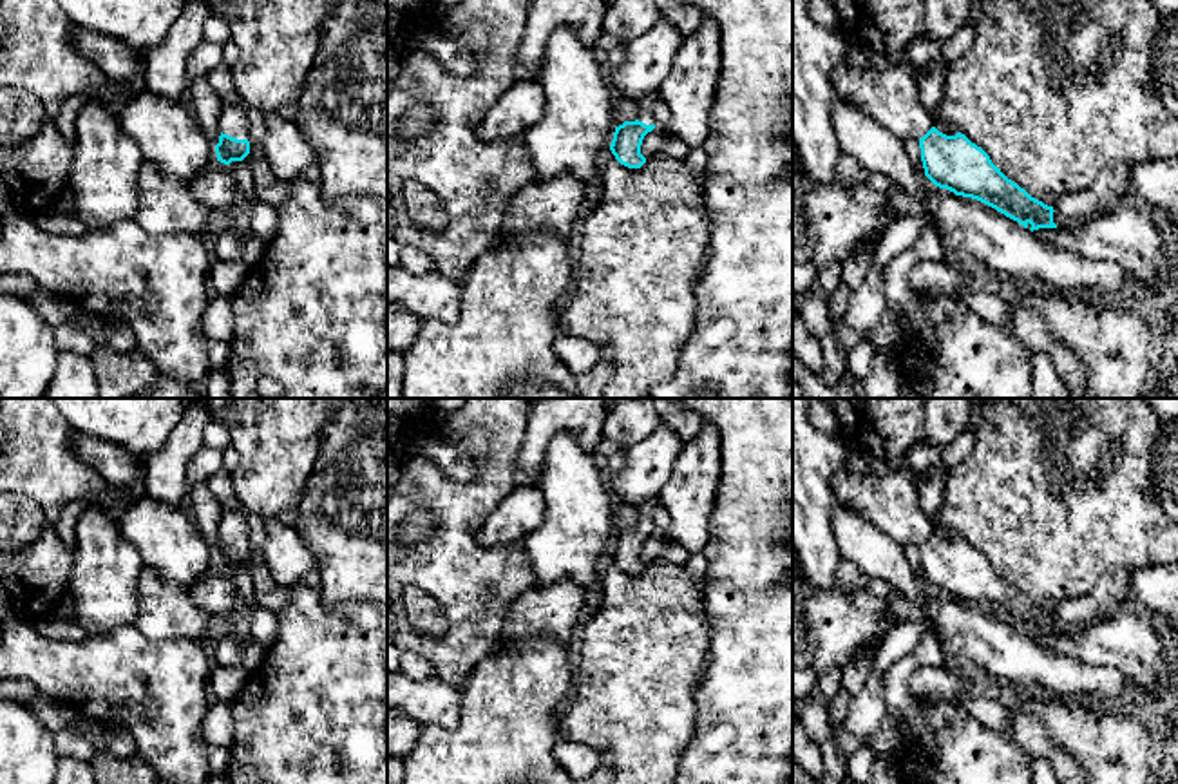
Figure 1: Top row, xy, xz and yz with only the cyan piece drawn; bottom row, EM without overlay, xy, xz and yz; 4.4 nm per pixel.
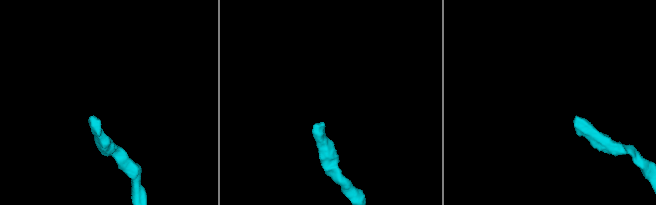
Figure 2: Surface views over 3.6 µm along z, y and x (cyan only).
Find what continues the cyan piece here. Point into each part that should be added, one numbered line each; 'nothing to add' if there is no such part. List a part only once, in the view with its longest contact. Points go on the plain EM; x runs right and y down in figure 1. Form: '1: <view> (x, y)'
1: xy (234, 522)

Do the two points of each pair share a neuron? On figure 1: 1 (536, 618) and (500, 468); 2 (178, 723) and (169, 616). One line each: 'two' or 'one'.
1: two
2: two

